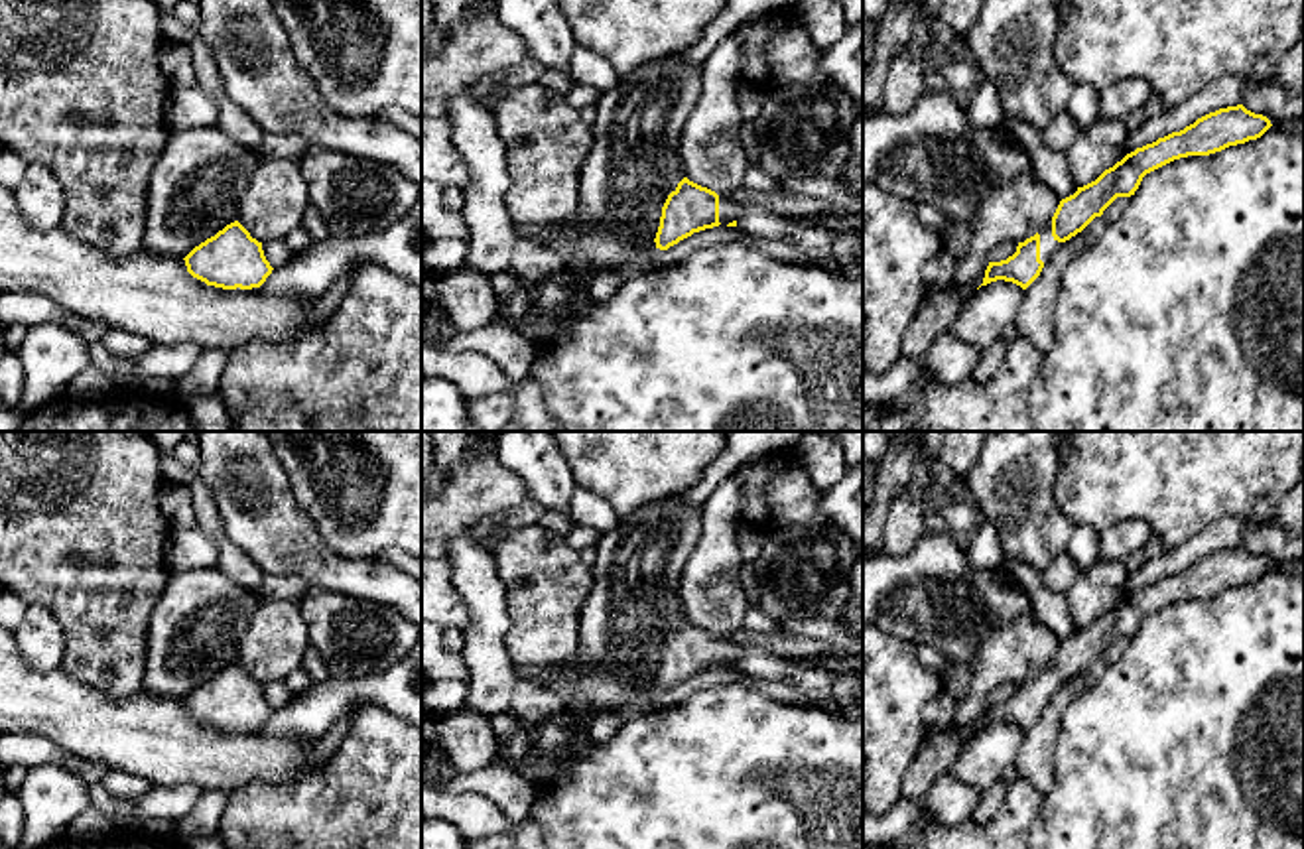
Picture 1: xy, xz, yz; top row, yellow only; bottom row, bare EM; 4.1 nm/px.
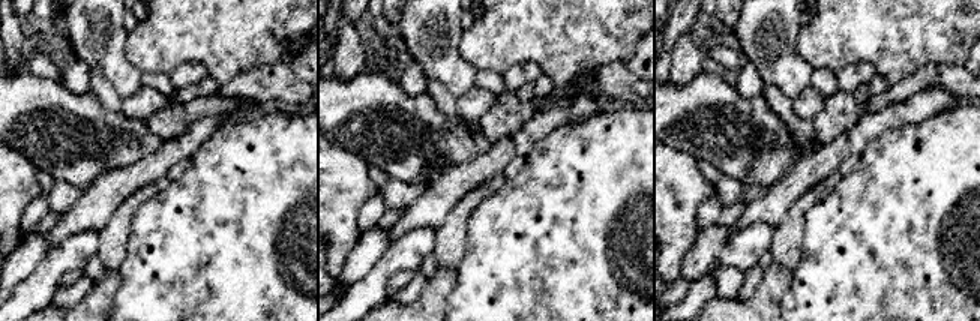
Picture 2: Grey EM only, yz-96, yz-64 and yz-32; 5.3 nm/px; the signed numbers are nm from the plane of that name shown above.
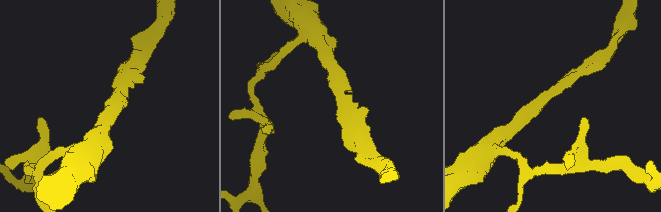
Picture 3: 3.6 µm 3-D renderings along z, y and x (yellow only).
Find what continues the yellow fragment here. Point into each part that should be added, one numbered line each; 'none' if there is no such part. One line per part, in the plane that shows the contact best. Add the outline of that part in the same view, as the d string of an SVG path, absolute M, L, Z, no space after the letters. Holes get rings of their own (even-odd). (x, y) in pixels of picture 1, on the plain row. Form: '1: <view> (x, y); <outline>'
1: yz (1048, 688); M1048 664L1038 676L1040 676L1040 701L1046 705L1064 684L1058 684L1052 678L1052 664Z

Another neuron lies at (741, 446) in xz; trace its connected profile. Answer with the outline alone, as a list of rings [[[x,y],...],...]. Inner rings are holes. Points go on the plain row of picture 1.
[[[727,431],[725,449],[713,459],[701,481],[684,492],[689,504],[703,504],[737,467],[756,455],[786,455],[810,431]]]

